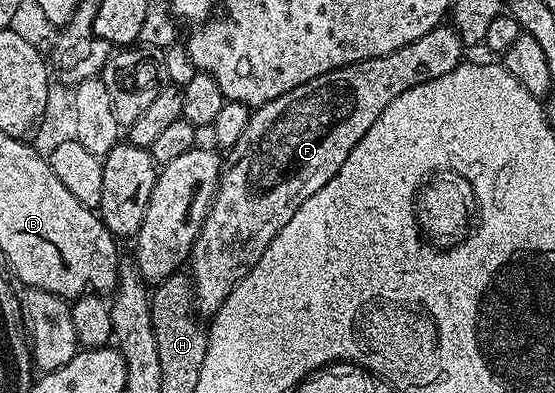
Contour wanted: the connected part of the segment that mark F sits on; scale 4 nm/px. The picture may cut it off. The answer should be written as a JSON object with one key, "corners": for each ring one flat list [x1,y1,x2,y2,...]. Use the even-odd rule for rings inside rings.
{"corners":[[441,25,418,37,418,41,402,45,402,49,394,53,322,73,322,77,314,77,314,81,306,81,290,89,290,93,282,93,282,97,274,97,274,101,266,101,255,108,249,114,246,129,242,129,242,137,227,148,216,195,192,246,190,278,197,312,215,313,223,305,226,297,230,297,232,290,260,260,262,253,266,253,270,241,274,241,290,217,298,213,298,205,302,205,306,197,318,193,318,189,322,189,322,185,326,185,326,181,330,181,330,177,342,169,342,161,350,157,350,149,362,141,362,133,366,133,366,129,378,121,378,113,382,113,382,109,386,109,386,105,390,105,398,93,406,93,406,89,419,83,434,81,434,77,443,77,464,58,465,43,459,33,452,25]]}

